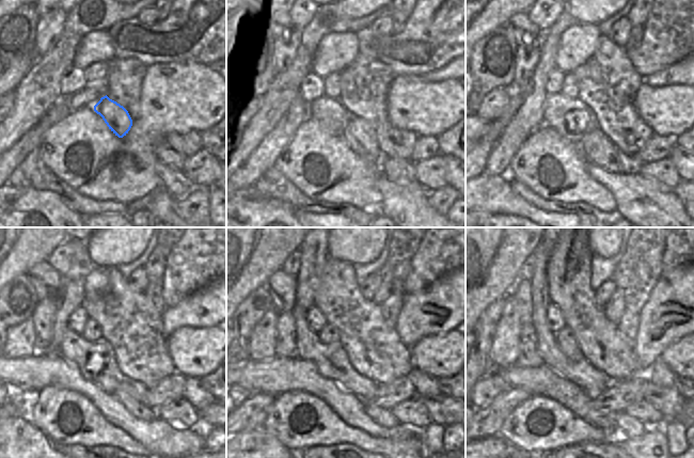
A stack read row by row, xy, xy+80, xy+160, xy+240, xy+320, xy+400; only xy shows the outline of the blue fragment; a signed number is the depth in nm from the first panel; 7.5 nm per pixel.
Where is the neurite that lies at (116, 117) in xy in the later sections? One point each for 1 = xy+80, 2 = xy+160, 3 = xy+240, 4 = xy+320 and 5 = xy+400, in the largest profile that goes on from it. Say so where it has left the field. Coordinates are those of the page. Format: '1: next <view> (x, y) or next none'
1: next xy+80 (360, 136)
2: next xy+160 (597, 148)
3: next xy+240 (142, 411)
4: next xy+320 (382, 416)
5: next xy+400 (628, 427)

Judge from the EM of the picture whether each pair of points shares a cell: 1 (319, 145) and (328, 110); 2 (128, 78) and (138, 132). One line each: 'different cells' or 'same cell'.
1: different cells
2: different cells

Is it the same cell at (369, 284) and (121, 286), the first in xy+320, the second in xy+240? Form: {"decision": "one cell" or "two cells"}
{"decision": "two cells"}

